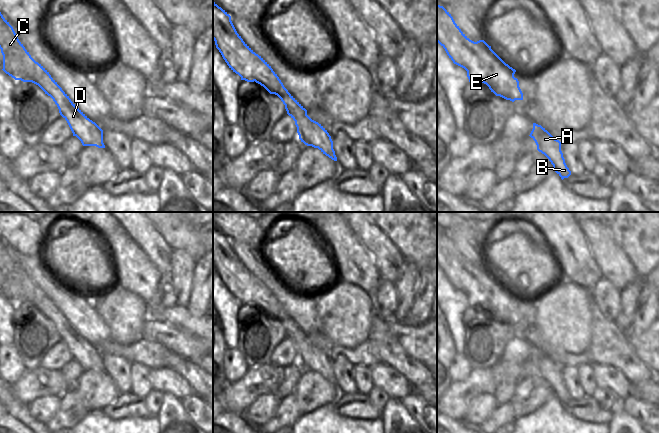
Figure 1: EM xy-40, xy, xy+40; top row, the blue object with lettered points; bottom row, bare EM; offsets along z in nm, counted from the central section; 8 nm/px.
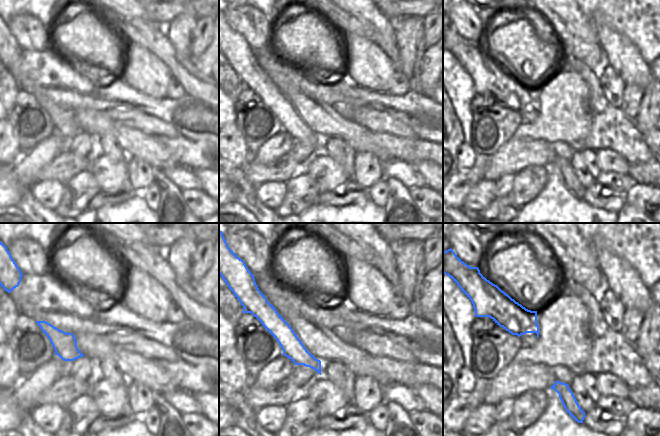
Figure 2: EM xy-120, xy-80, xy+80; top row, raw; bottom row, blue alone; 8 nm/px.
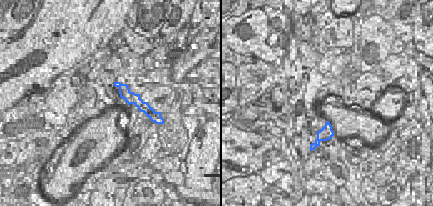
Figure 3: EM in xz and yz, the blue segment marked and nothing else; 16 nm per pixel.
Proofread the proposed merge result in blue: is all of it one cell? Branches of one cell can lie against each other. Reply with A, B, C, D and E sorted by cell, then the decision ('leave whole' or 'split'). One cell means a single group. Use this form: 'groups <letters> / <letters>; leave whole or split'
groups A B D / C E; split

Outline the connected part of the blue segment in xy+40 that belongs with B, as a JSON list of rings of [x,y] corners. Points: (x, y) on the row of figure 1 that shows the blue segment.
[[[533,123],[533,129],[529,136],[535,141],[537,150],[549,159],[554,171],[561,179],[568,178],[571,175],[571,171],[565,163],[561,151],[561,142],[555,139],[545,128],[536,123]]]

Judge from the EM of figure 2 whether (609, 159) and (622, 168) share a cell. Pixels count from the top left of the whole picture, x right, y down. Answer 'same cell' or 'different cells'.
same cell

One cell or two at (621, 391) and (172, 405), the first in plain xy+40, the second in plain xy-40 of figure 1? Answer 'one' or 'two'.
two

